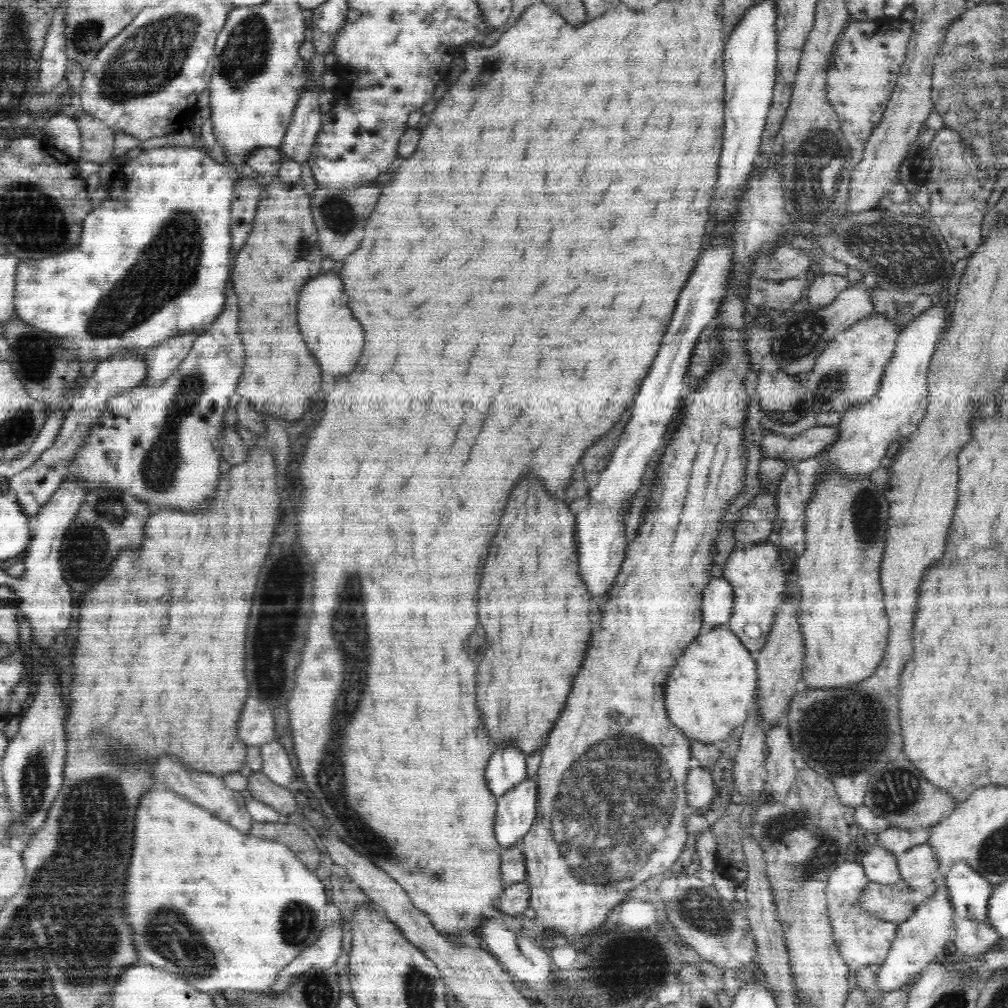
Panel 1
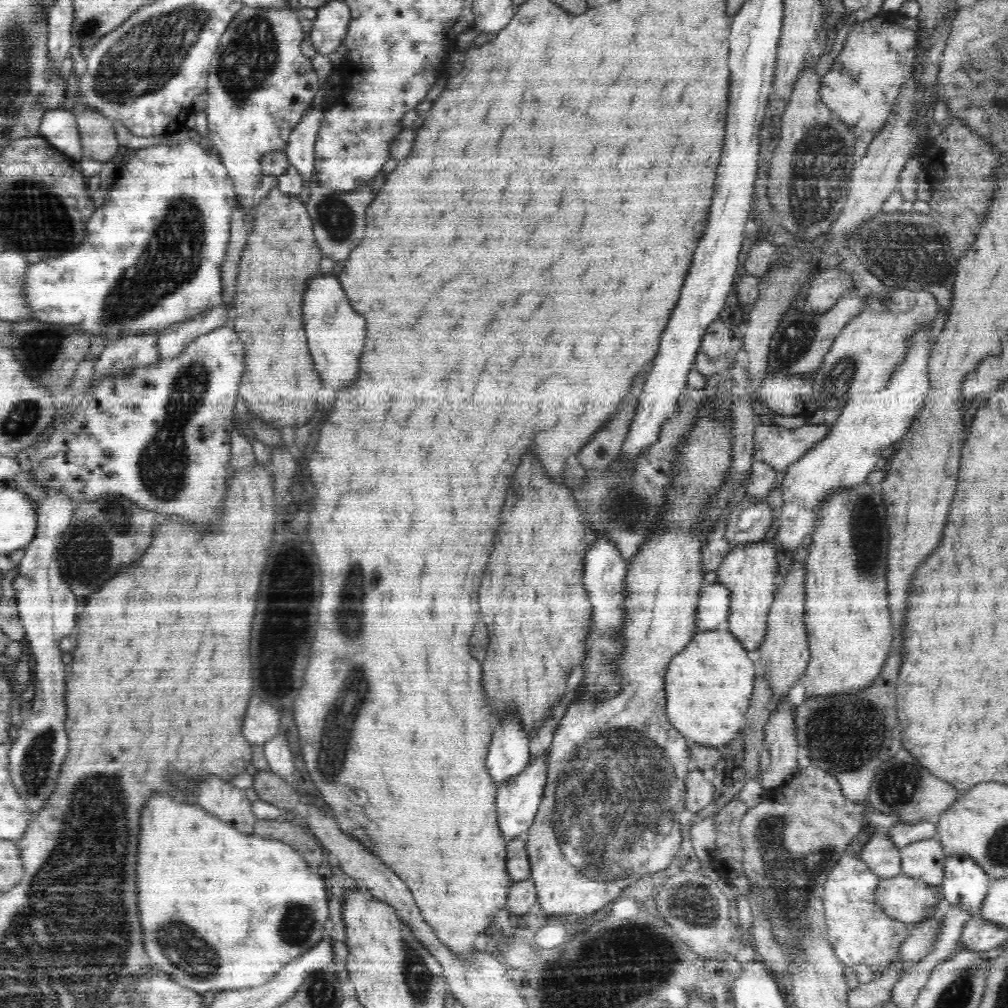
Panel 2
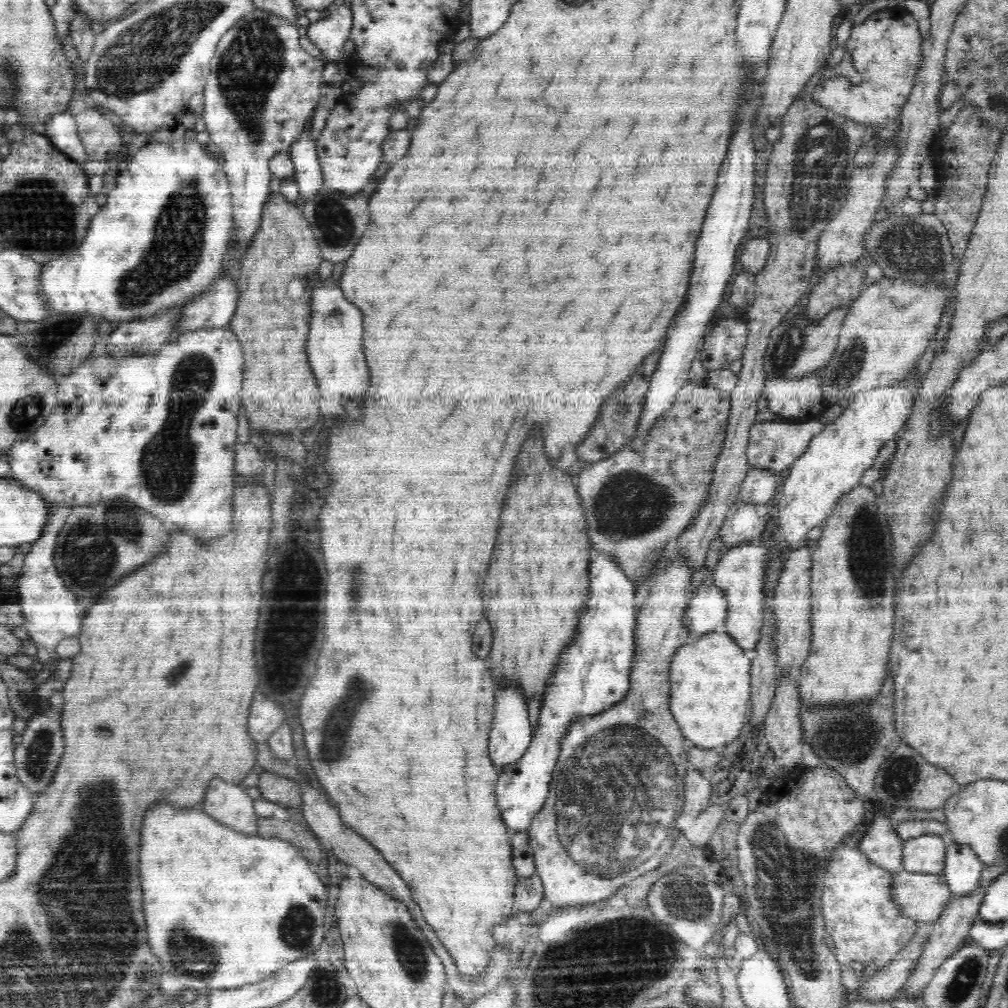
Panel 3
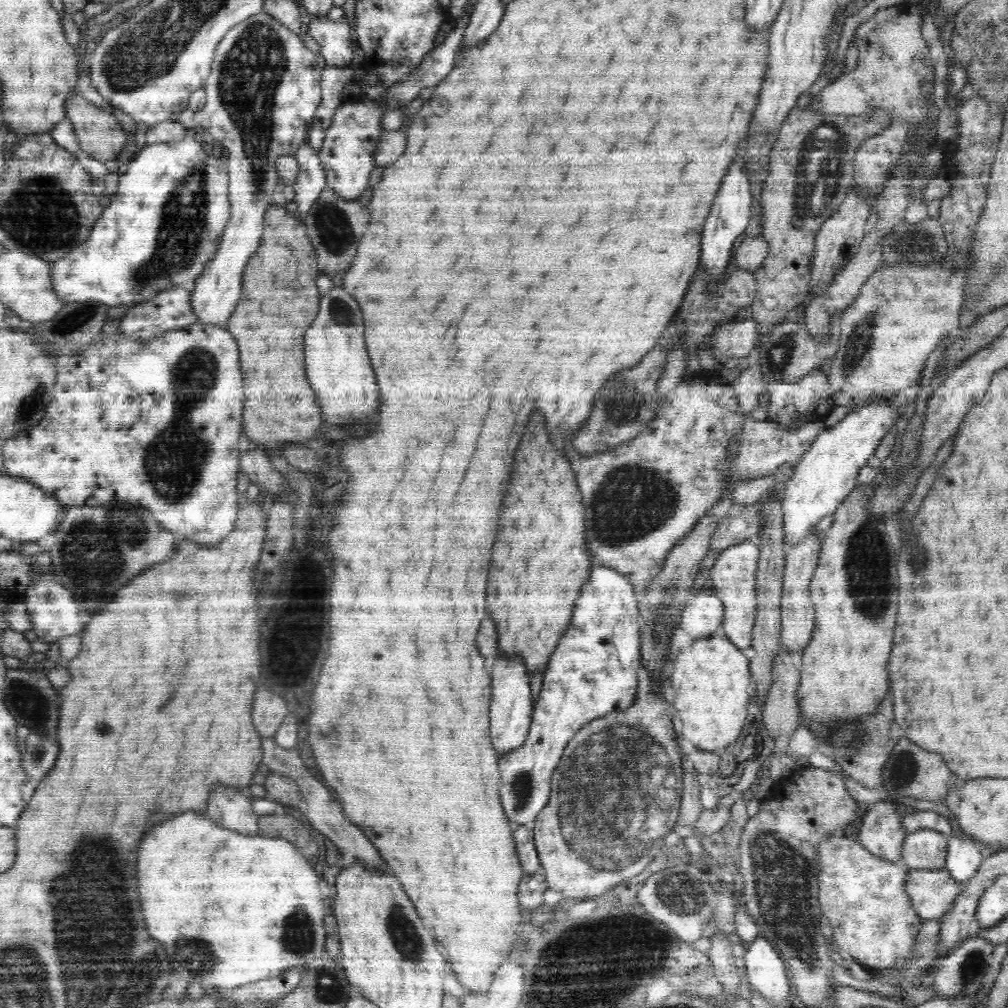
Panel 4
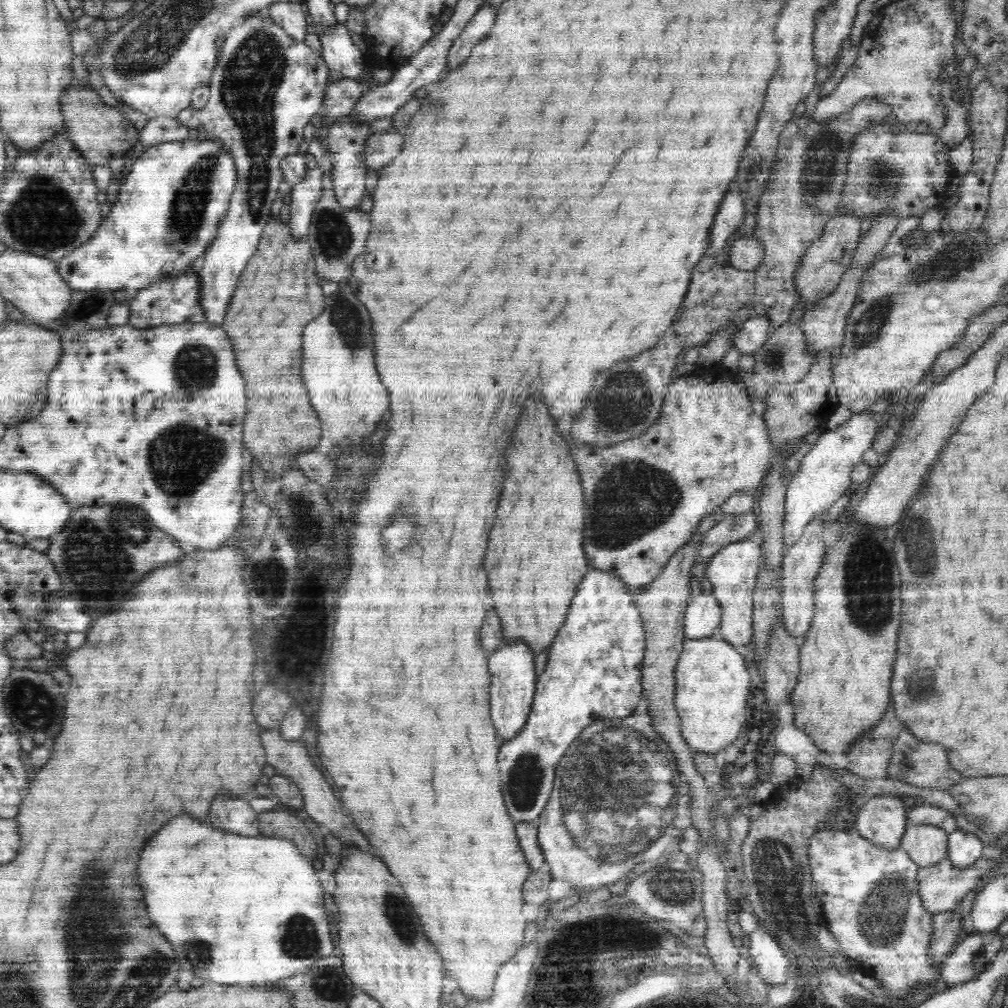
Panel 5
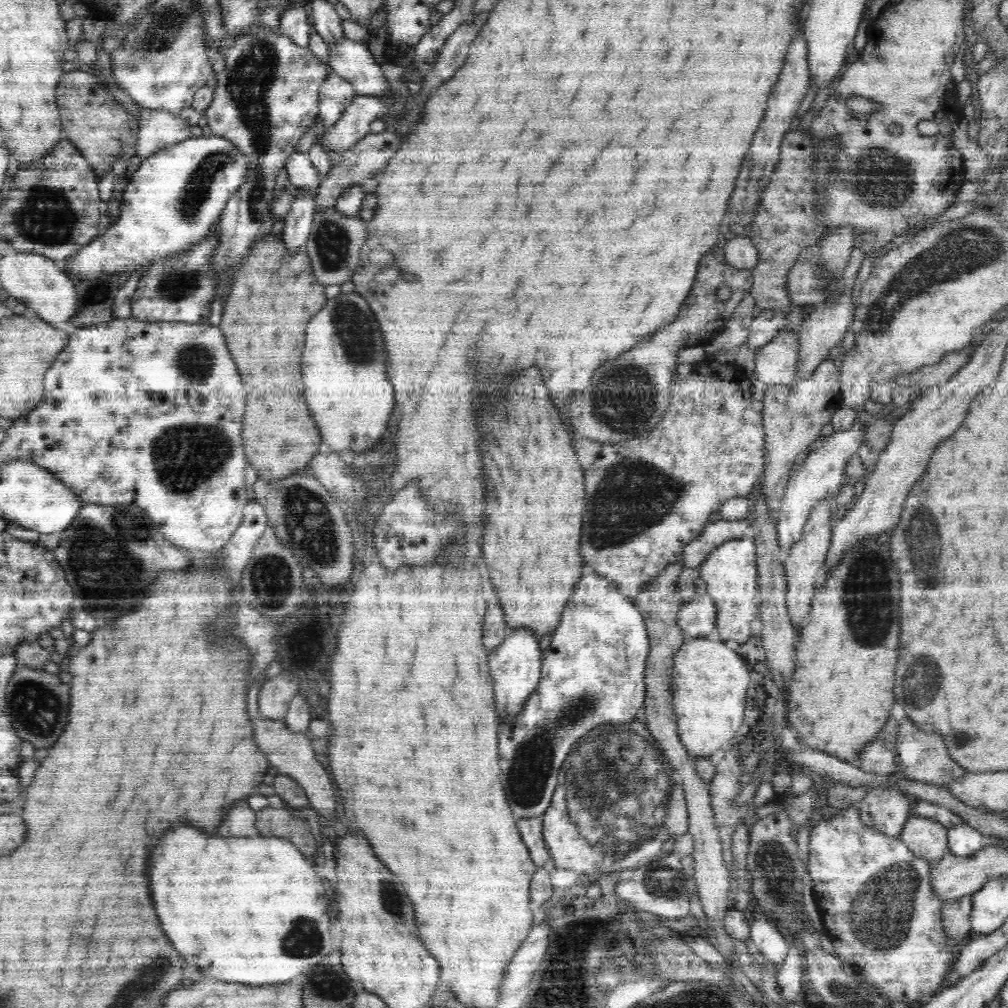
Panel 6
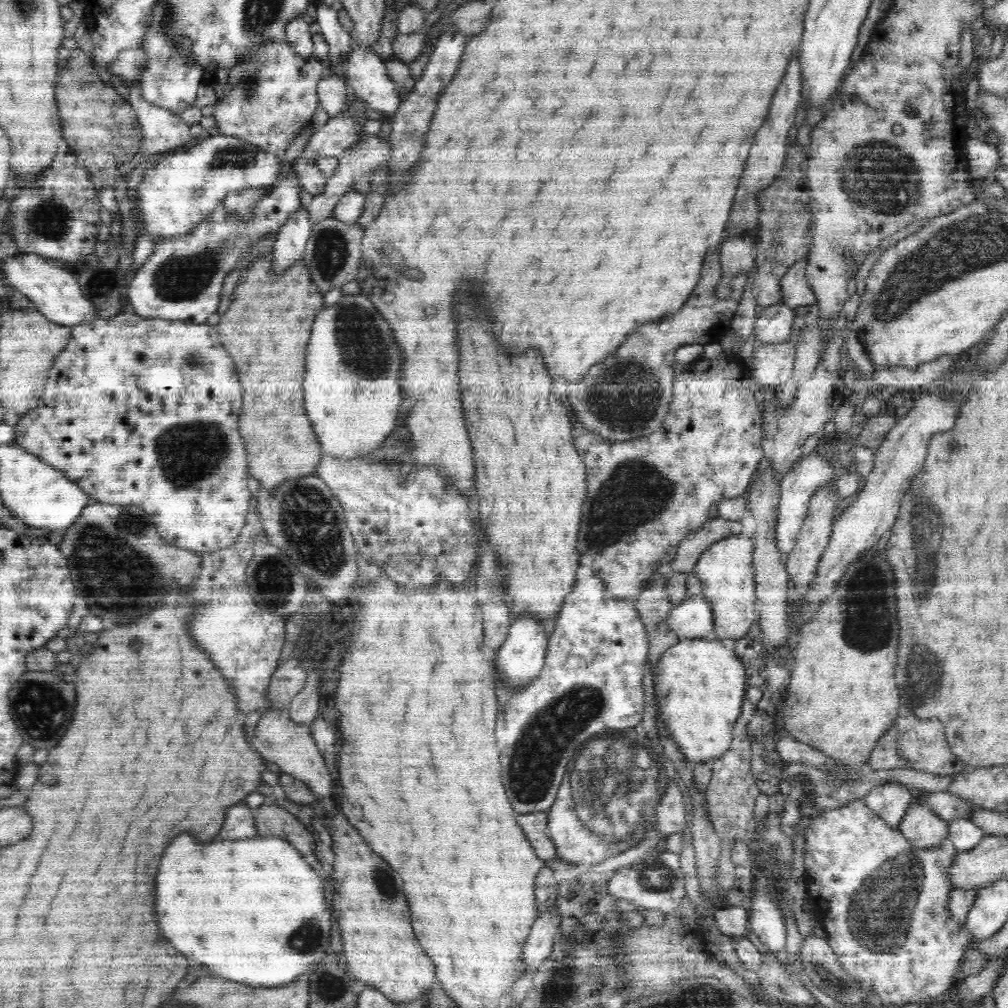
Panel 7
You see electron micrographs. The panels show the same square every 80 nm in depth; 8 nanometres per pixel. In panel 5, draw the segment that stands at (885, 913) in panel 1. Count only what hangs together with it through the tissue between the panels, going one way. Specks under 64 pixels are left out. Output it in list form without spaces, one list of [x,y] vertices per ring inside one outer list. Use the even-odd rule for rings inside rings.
[[[998,851],[985,854],[973,866],[962,870],[954,867],[948,858],[933,866],[920,867],[919,897],[924,898],[924,906],[934,915],[956,909],[962,898],[977,885],[979,876],[1000,866],[1000,860]]]

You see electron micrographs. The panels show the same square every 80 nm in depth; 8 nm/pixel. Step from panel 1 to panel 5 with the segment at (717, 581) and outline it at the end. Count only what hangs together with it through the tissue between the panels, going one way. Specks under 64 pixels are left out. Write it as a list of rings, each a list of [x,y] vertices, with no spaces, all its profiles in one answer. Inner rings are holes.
[[[713,594],[693,598],[684,614],[685,639],[695,640],[717,634],[721,624],[721,607]]]

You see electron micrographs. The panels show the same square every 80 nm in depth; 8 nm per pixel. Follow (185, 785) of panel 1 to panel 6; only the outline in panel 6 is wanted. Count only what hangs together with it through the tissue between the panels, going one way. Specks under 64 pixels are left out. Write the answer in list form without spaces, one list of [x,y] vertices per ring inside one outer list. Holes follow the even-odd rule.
[[[240,800],[223,816],[220,830],[216,836],[232,838],[232,836],[256,836],[256,811],[252,810],[246,800]]]

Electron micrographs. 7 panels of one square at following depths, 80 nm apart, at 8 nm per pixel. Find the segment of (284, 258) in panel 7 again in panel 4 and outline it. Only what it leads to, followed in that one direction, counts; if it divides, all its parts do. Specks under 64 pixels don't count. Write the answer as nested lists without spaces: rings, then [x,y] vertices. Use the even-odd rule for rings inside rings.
[[[308,142],[299,146],[293,154],[299,160],[300,172],[293,184],[295,190],[295,212],[298,219],[304,223],[308,209],[319,199],[320,193],[327,185],[326,173],[319,160],[318,153]]]

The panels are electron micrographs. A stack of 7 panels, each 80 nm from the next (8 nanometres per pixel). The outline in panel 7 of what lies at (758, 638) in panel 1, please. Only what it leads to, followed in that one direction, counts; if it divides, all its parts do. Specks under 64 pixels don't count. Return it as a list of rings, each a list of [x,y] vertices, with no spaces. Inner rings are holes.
[[[750,533],[732,534],[712,543],[700,554],[693,570],[702,583],[702,596],[710,602],[715,633],[720,639],[739,640],[750,632],[755,622],[756,601],[753,567],[754,545]]]

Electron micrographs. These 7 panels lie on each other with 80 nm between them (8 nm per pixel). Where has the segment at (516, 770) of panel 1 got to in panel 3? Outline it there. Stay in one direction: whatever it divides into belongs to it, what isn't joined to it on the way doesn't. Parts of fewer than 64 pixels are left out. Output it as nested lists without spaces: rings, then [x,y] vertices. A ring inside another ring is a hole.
[[[500,688],[496,694],[494,704],[495,714],[492,720],[490,732],[490,752],[491,762],[494,762],[495,768],[501,772],[506,766],[516,762],[521,755],[528,750],[532,739],[532,730],[528,716],[528,702],[523,693],[523,689],[518,692],[516,688]]]

